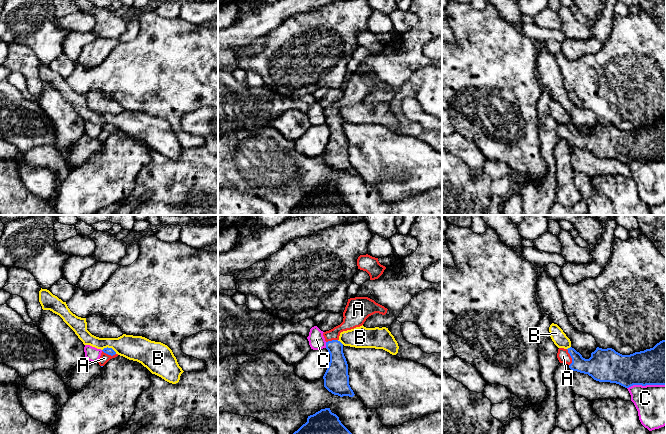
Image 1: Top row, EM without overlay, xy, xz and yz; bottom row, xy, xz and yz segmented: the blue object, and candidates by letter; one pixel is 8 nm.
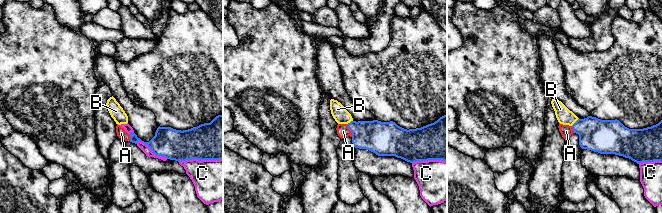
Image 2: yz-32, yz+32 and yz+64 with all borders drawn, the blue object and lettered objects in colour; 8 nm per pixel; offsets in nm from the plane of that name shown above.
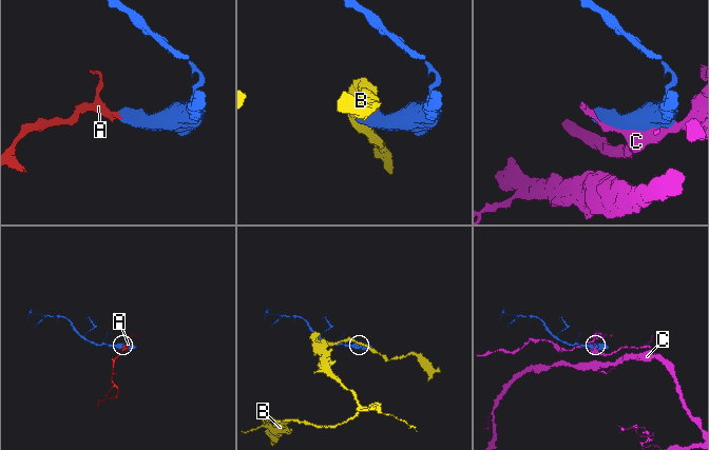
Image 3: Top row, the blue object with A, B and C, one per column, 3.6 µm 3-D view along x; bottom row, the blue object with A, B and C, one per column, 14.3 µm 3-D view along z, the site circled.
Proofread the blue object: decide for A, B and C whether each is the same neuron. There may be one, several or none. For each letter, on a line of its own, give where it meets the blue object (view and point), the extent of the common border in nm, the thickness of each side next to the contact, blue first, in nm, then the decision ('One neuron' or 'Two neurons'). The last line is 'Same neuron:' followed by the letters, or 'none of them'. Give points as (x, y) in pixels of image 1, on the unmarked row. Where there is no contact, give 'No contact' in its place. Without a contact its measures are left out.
A: Touches blue at yz (571, 133). Shared border 140 nm. Thickness 220 nm (blue) against 100 nm. One neuron
B: Touches blue at xy (109, 124). Shared border 120 nm. Thickness 60 nm (blue) against 200 nm. Two neurons
C: Touches blue at yz (646, 160). Shared border 320 nm. Thickness 340 nm (blue) against 340 nm. Two neurons
Same neuron: A

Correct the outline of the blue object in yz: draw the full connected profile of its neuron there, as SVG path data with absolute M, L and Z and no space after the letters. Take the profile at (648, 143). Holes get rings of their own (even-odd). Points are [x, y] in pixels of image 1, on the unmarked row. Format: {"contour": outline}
{"contour": "M666 115L657 119L653 124L622 131L612 124L597 123L589 135L585 135L574 124L559 124L557 134L560 139L566 139L573 147L588 150L599 158L619 160L625 164L633 161L666 161Z"}

